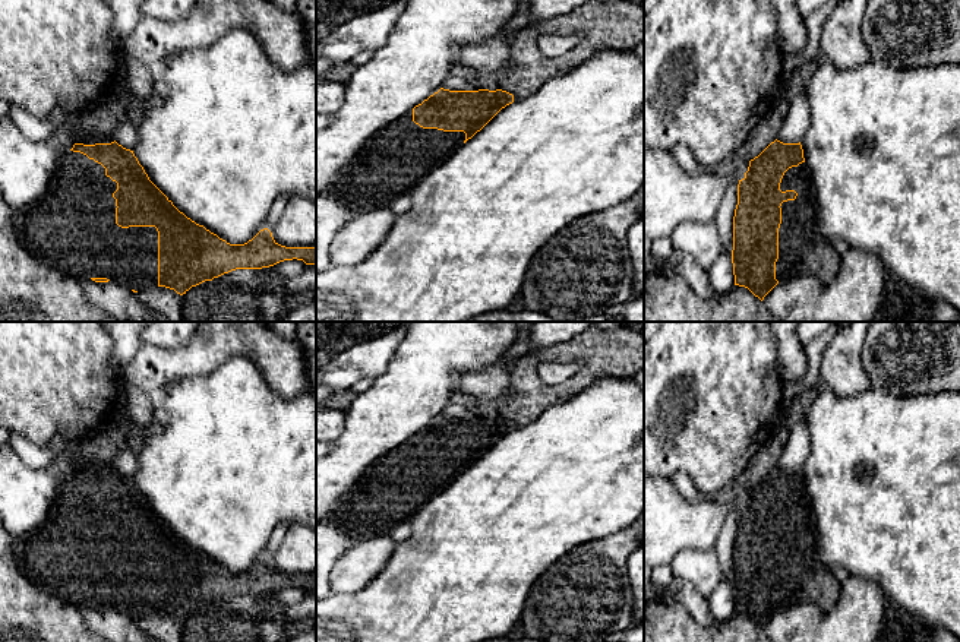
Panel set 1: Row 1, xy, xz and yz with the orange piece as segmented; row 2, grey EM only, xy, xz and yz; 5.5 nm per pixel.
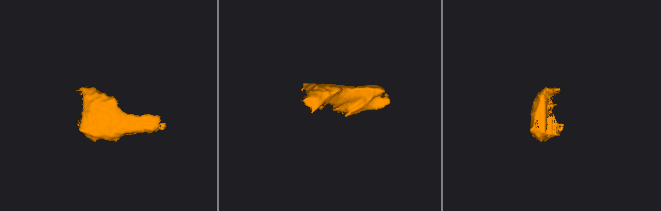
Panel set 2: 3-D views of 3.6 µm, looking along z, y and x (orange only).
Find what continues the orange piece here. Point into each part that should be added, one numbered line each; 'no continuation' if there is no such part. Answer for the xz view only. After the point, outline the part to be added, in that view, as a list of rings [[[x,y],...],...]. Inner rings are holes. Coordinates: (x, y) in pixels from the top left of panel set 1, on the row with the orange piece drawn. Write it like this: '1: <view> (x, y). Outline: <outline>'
1: xz (398, 157). Outline: [[[413,110],[378,130],[342,171],[332,195],[359,206],[361,211],[388,208],[398,196],[413,189],[436,167],[451,158],[464,143],[464,132],[423,129],[413,121]]]

